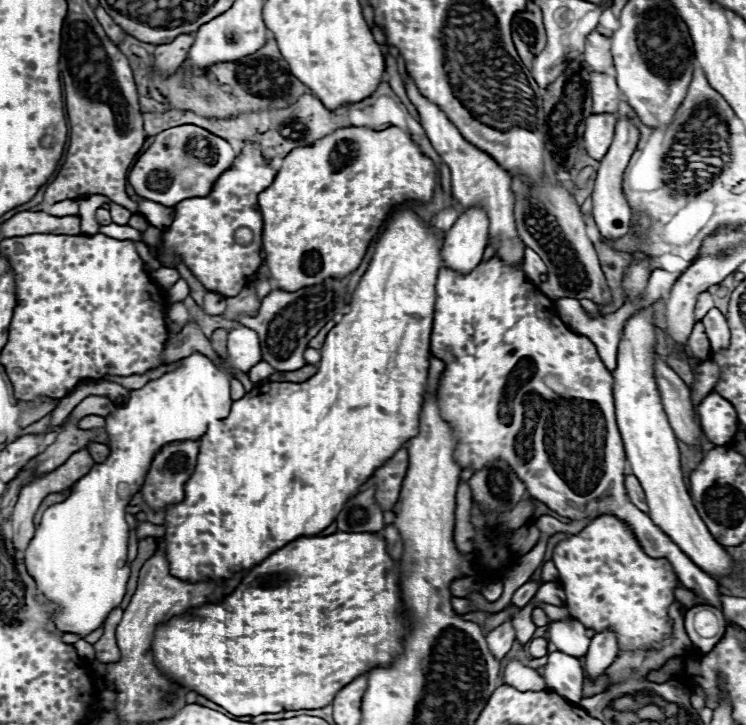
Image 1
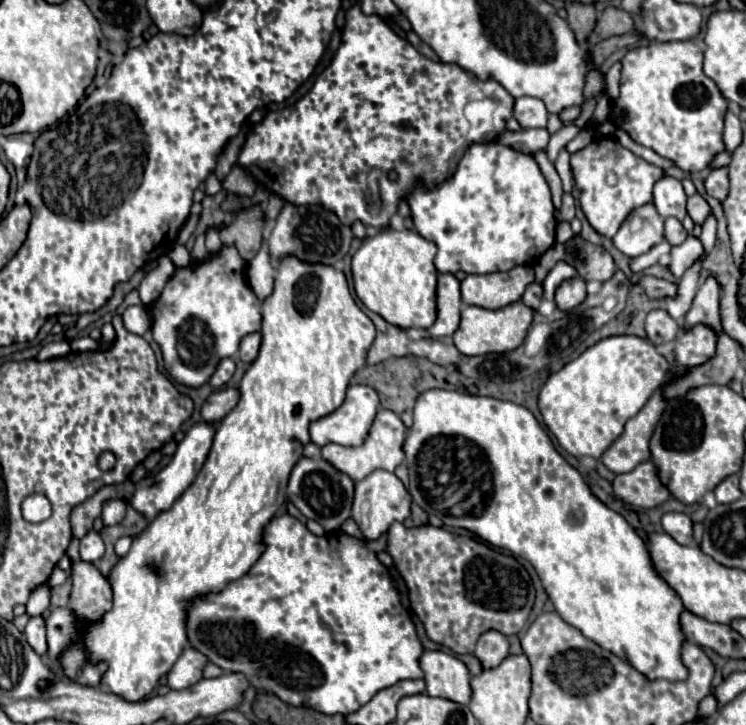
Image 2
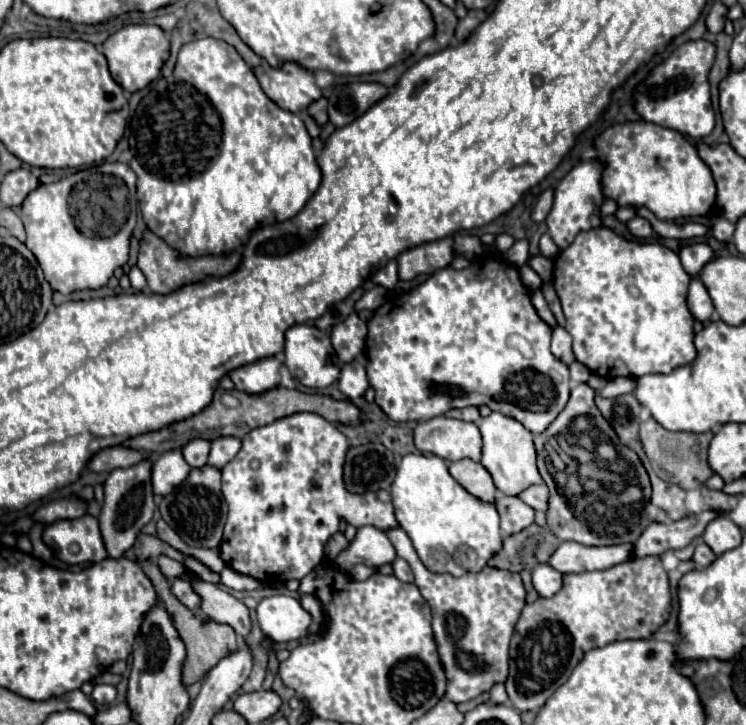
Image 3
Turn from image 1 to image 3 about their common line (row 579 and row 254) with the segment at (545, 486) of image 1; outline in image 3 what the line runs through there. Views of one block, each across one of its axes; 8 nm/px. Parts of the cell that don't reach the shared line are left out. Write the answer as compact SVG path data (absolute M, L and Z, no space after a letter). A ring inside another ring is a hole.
M696 242L696 244L684 244L684 246L680 246L678 256L680 256L680 260L682 260L684 270L686 270L690 276L698 276L700 268L714 258L714 252L712 252L712 248L710 248L708 244Z

